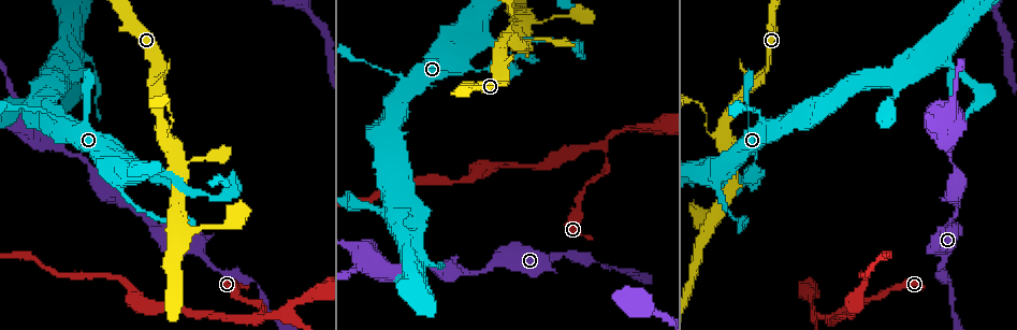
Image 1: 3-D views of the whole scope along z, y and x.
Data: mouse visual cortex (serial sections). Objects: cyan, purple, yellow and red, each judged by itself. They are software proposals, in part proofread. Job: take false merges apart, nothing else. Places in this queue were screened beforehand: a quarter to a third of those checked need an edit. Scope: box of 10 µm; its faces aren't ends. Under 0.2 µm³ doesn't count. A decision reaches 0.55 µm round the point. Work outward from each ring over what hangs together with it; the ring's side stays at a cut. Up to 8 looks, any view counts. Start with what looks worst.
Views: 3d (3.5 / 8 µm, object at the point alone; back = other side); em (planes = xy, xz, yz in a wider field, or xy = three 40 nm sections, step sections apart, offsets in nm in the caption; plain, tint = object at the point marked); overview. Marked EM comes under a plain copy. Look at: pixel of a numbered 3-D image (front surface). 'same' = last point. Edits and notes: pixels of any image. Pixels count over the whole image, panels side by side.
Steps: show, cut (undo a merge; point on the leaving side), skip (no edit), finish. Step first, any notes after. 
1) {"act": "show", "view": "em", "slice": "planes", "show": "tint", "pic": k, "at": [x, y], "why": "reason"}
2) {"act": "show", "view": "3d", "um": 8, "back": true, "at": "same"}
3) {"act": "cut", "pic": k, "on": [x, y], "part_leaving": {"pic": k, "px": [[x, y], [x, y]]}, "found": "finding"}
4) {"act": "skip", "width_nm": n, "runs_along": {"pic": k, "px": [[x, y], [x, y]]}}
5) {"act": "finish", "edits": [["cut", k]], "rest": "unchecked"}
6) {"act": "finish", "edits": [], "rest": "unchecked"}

{"act": "show", "view": "3d", "um": 3.5, "back": true, "pic": 1, "at": [628, 128], "why": "a fork"}

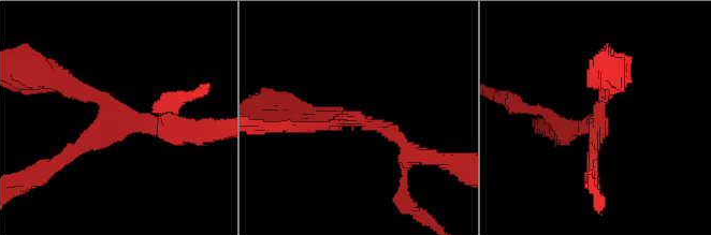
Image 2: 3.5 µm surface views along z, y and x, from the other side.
{"act": "show", "view": "em", "slice": "xy", "step": 2, "show": "tint", "pic": 2, "at": [600, 121], "arms": 3, "arm_widths_nm": [150, 200, 200], "why": "now the EM"}

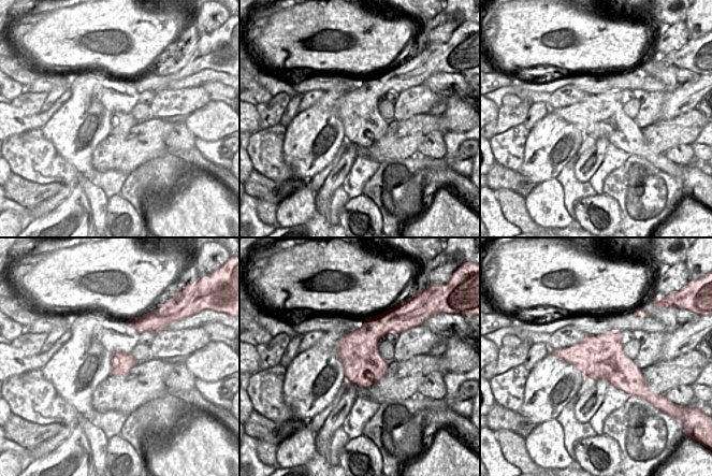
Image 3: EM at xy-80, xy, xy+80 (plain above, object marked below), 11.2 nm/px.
{"act": "skip", "runs_along": {"pic": 2, "px": [[170, 127], [117, 119], [61, 81]]}, "found": "all the same cell"}

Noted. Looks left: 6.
{"act": "show", "view": "3d", "um": 3.5, "pic": 1, "at": [163, 135], "why": "sharp bend"}

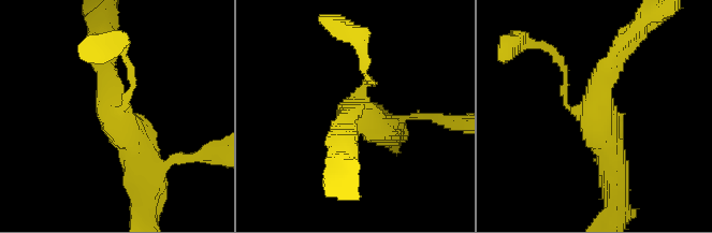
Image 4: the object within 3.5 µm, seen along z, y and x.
{"act": "show", "view": "em", "slice": "planes", "show": "tint", "pic": 4, "at": [111, 113], "arms": 3, "arm_widths_nm": [100, 250, 450], "why": "shape alone is not enough"}

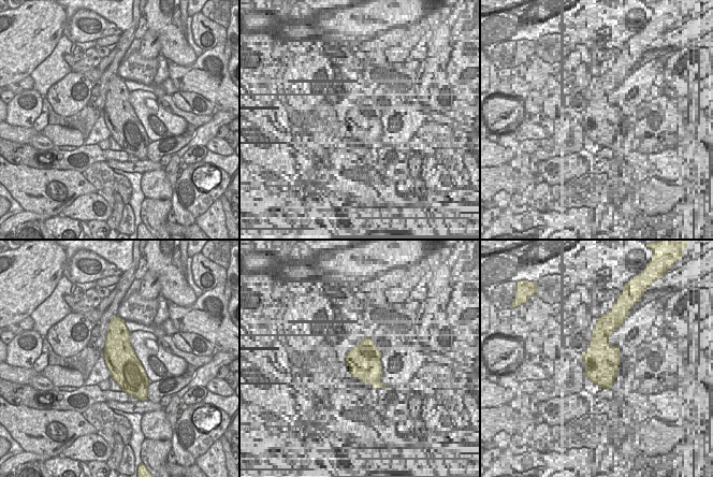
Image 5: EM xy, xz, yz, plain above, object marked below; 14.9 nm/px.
{"act": "skip", "runs_along": {"pic": 4, "px": [[106, 46], [106, 102], [146, 171]]}, "found": "continuous, no second cell"}

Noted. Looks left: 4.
{"act": "show", "view": "3d", "um": 3.5, "pic": 1, "at": [177, 228], "why": "sharp bend"}

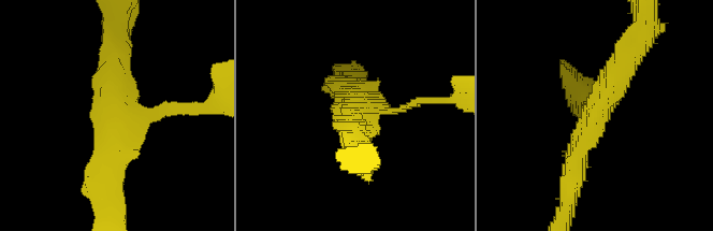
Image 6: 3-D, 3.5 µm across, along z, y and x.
{"act": "show", "view": "em", "slice": "xy", "step": 3, "show": "tint", "pic": 6, "at": [114, 114], "why": "need the tissue"}

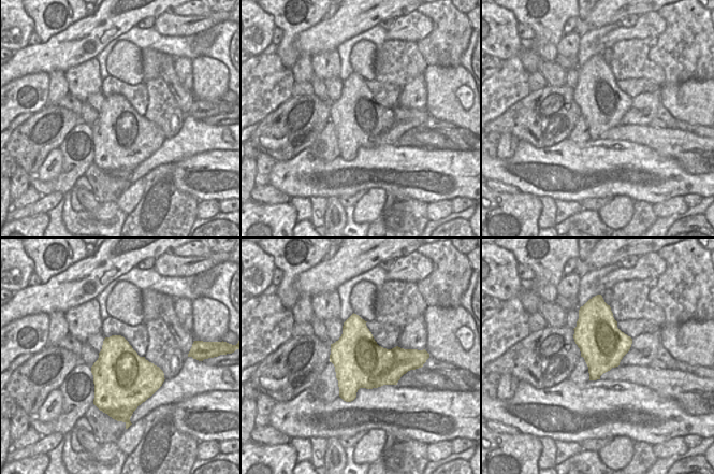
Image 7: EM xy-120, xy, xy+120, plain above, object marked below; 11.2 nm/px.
{"act": "skip", "runs_along": {"pic": 6, "px": [[634, 52], [579, 144], [571, 184]]}, "found": "one cell here"}

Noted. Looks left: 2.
{"act": "finish", "edits": [], "rest": "unchecked"}

